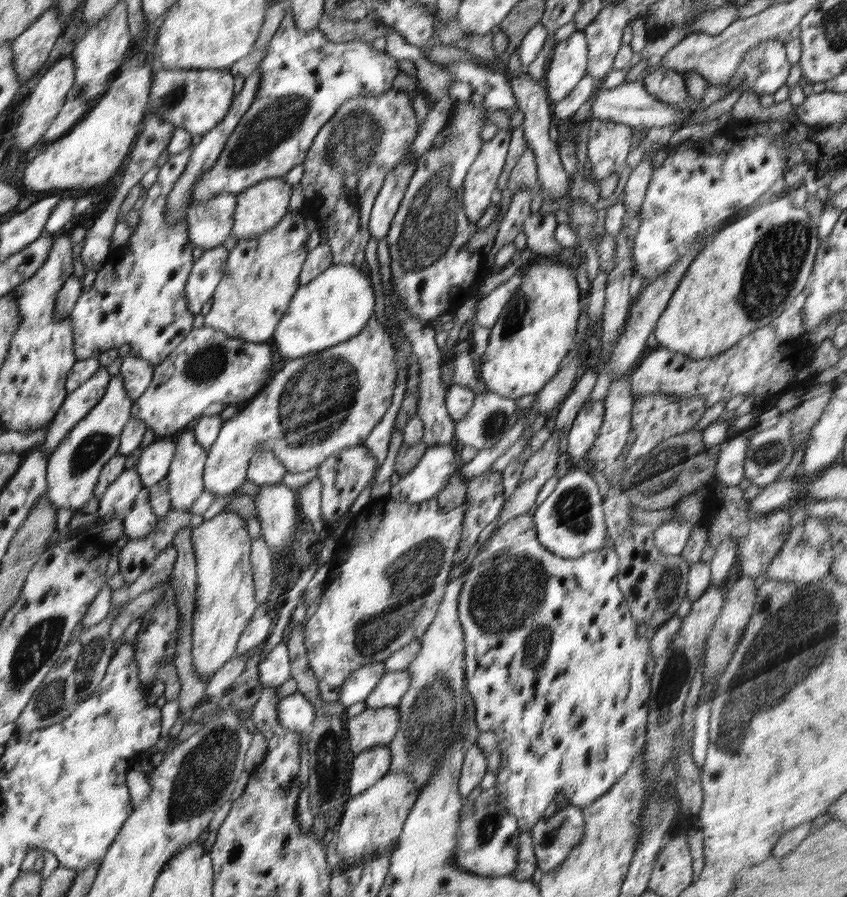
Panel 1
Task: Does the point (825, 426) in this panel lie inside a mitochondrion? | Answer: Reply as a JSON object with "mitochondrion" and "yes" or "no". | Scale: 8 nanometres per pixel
{"mitochondrion":"no"}

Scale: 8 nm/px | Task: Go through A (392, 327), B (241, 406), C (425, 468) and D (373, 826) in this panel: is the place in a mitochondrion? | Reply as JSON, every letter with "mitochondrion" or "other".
{"A":"other","B":"other","C":"other","D":"other"}

